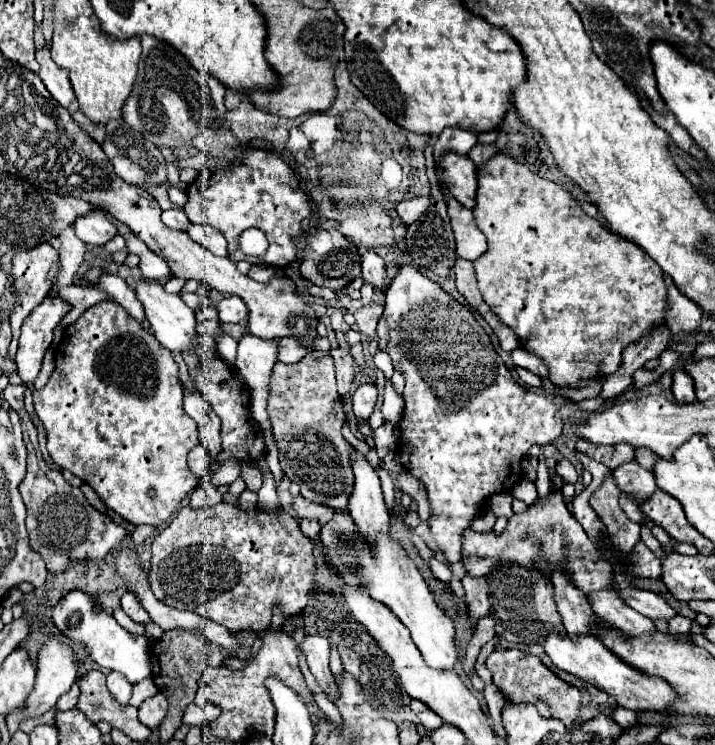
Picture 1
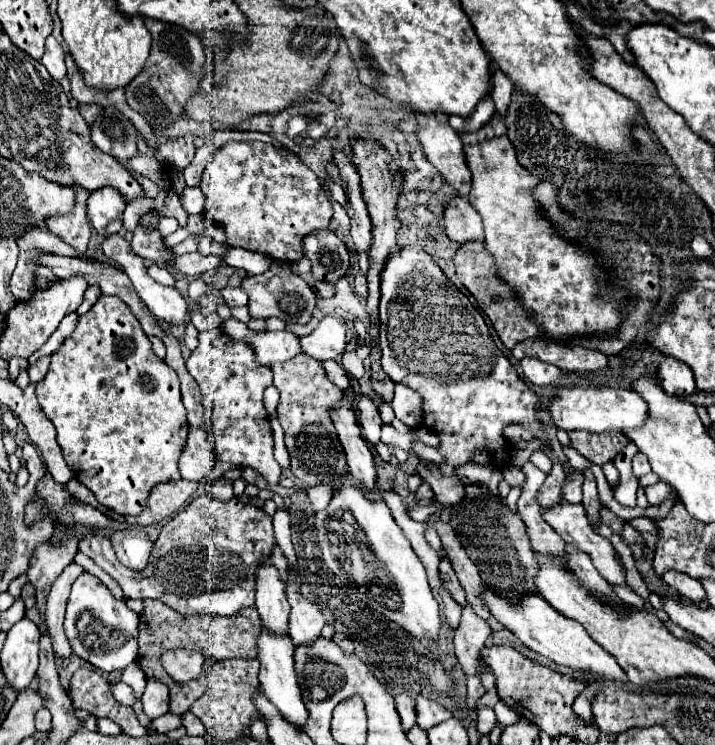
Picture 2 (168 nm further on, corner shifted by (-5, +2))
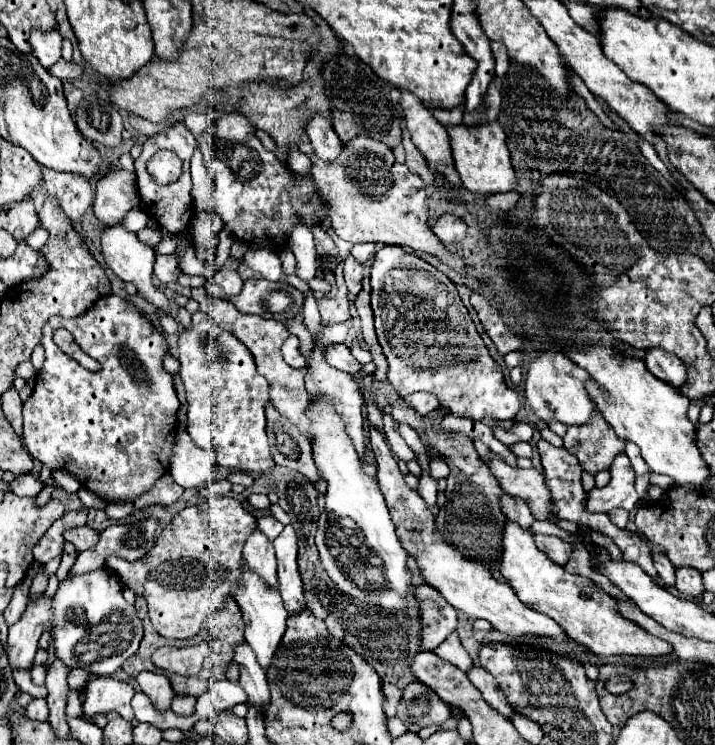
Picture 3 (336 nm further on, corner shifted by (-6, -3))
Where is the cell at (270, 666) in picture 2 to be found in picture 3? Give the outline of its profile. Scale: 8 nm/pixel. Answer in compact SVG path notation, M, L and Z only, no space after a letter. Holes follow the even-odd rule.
M243 563L243 579L239 579L239 587L235 587L233 599L239 603L239 609L243 615L245 641L255 651L261 667L267 669L279 647L279 641L285 633L287 611L283 607L283 599L279 599L279 591L271 591L271 587L267 587L267 583L263 583L263 579L259 579L259 575L253 575L253 571L247 571L245 563Z

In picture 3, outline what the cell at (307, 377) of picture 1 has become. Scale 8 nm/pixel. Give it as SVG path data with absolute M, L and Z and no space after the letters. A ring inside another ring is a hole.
M195 287L191 289L191 297L195 301L199 301L201 309L213 317L213 321L225 329L225 331L231 331L253 355L255 363L257 363L257 371L267 379L269 383L269 395L271 395L271 403L275 405L275 409L289 417L299 429L301 433L307 433L307 427L309 427L309 421L307 421L307 405L309 405L309 395L307 395L307 389L305 389L305 369L293 369L289 367L283 357L281 357L281 345L283 345L284 340L289 337L289 331L283 323L275 321L275 319L263 319L263 317L255 317L255 315L245 315L241 311L237 311L231 303L227 301L219 301L219 299L211 299L207 297L207 291L205 287Z

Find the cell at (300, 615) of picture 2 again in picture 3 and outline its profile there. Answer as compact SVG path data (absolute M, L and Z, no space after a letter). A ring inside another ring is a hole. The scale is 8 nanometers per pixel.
M290 524L273 541L273 547L277 553L279 593L283 597L285 609L289 613L299 613L305 609L305 595L301 575L297 569L297 535Z

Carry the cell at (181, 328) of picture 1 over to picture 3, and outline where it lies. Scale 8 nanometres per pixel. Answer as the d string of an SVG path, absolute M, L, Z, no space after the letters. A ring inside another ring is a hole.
M123 225L119 227L105 227L101 233L101 253L105 259L105 265L125 283L133 283L143 299L147 299L155 309L169 311L171 301L153 287L153 261L155 261L155 249L147 243L141 243L133 231L127 231Z

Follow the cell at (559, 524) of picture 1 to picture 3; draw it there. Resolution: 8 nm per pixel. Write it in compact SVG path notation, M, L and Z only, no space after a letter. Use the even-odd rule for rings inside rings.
M429 585L413 587L413 595L419 603L421 619L421 651L433 651L445 641L449 633L455 631L457 611L443 599L439 591Z

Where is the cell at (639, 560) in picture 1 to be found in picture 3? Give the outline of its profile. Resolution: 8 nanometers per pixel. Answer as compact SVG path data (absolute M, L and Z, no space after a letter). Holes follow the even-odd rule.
M619 453L615 457L615 461L611 463L611 481L603 487L603 489L597 489L593 487L589 493L587 493L587 509L589 511L595 511L595 513L601 513L601 511L609 511L611 507L623 507L623 509L635 509L639 496L635 490L635 471L627 459L625 453Z

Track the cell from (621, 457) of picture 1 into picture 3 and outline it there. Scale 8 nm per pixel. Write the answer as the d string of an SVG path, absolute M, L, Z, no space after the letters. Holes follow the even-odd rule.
M597 411L585 425L567 427L563 445L579 459L585 471L595 475L597 471L609 469L611 461L623 453L625 441L615 435L611 425L607 425L607 421Z

